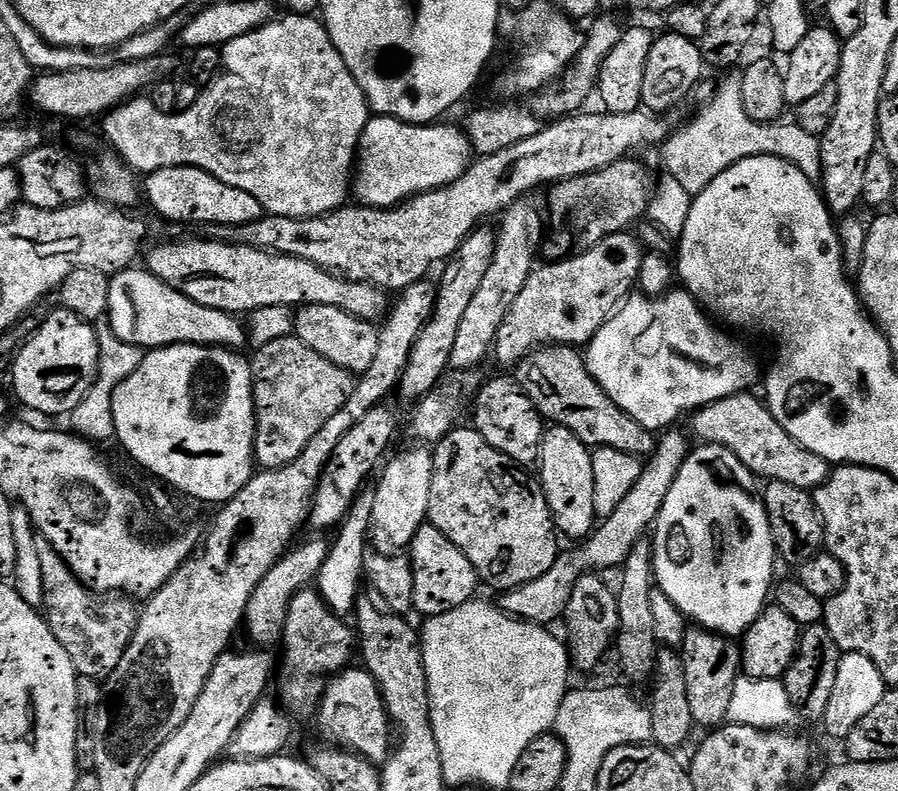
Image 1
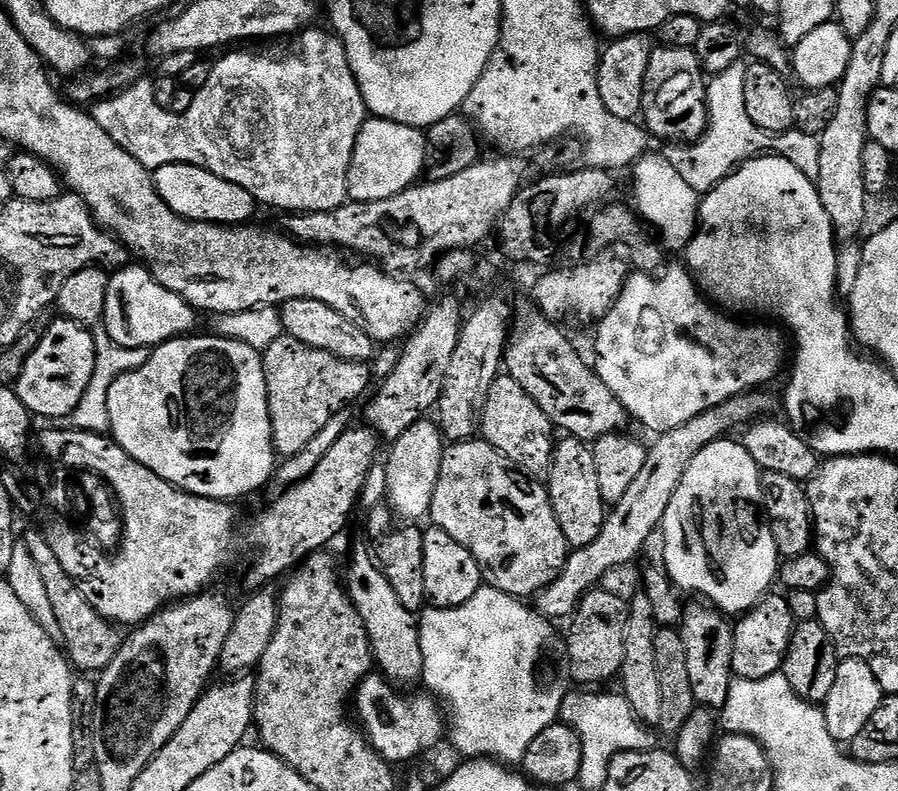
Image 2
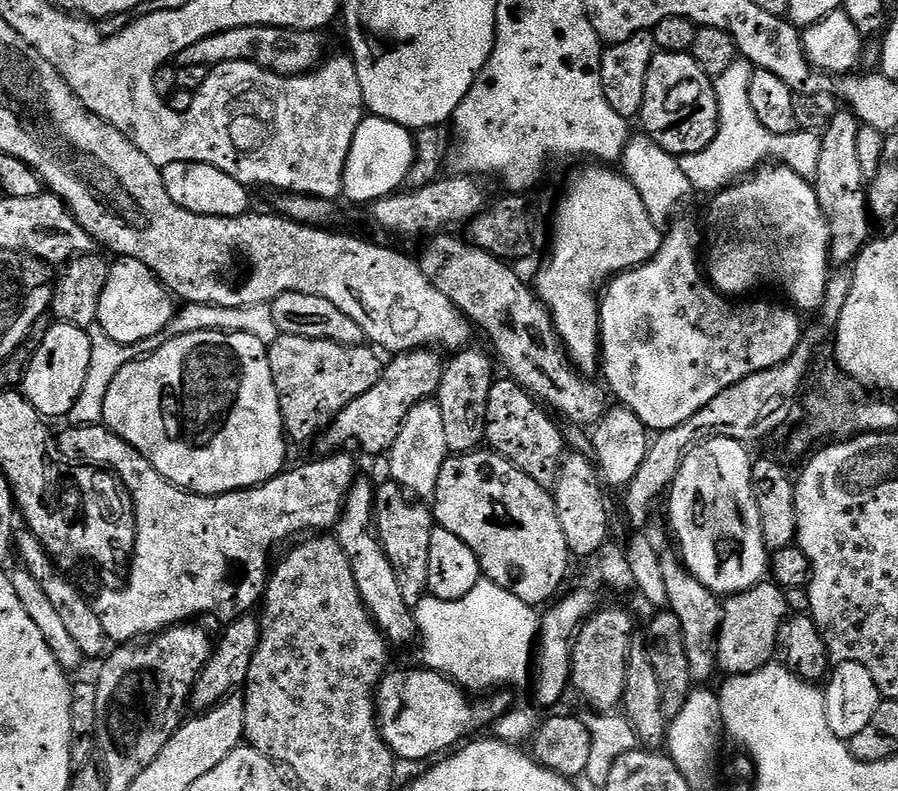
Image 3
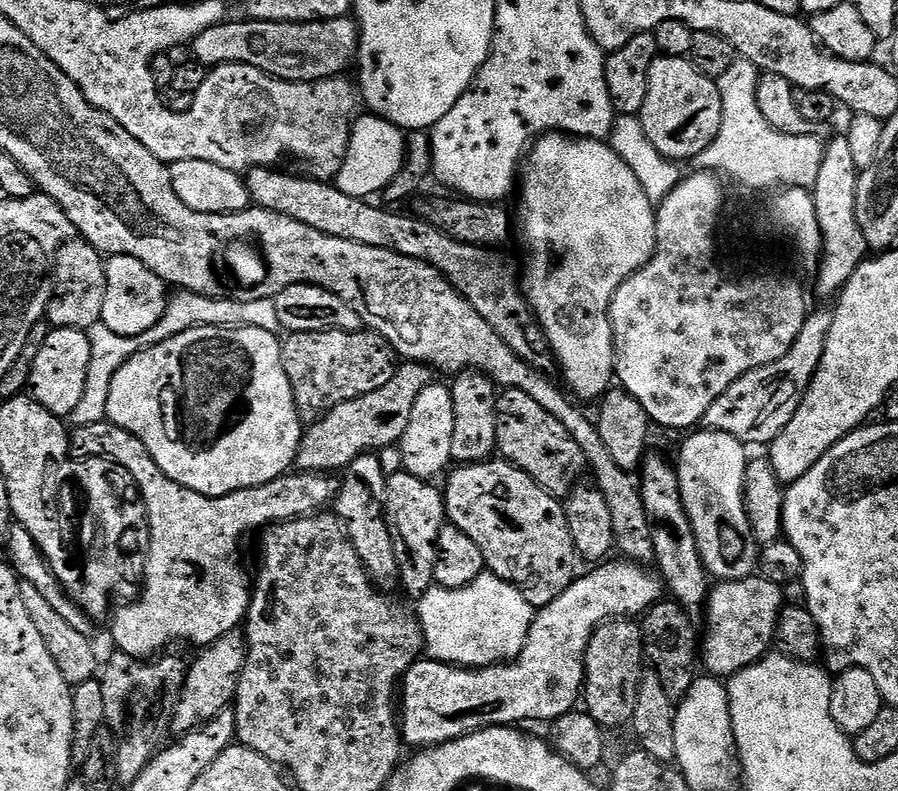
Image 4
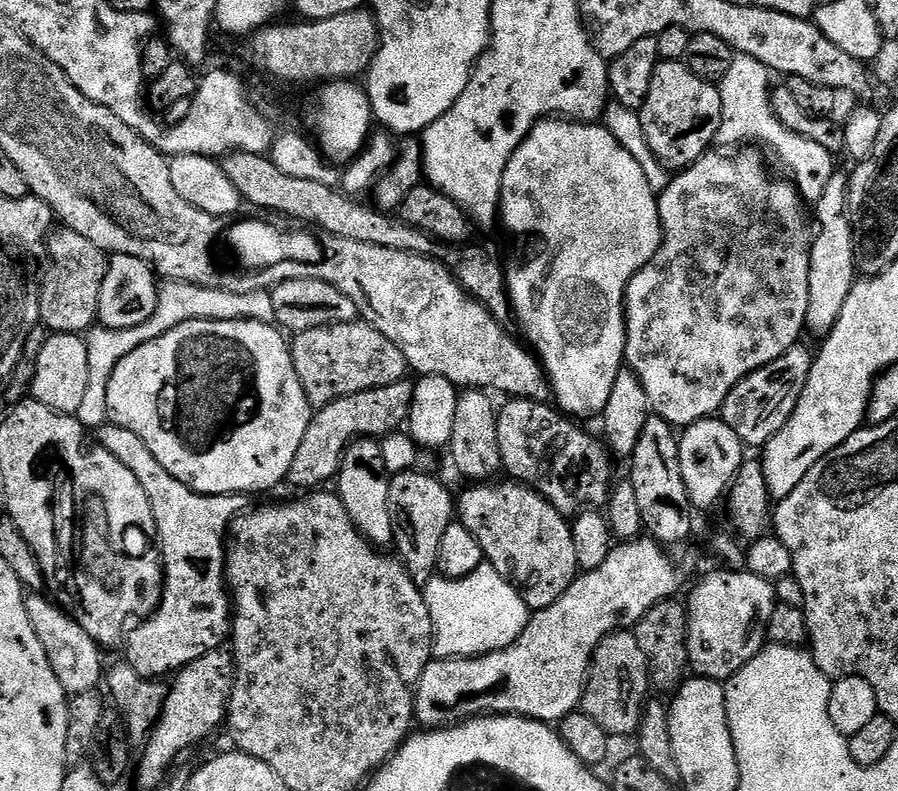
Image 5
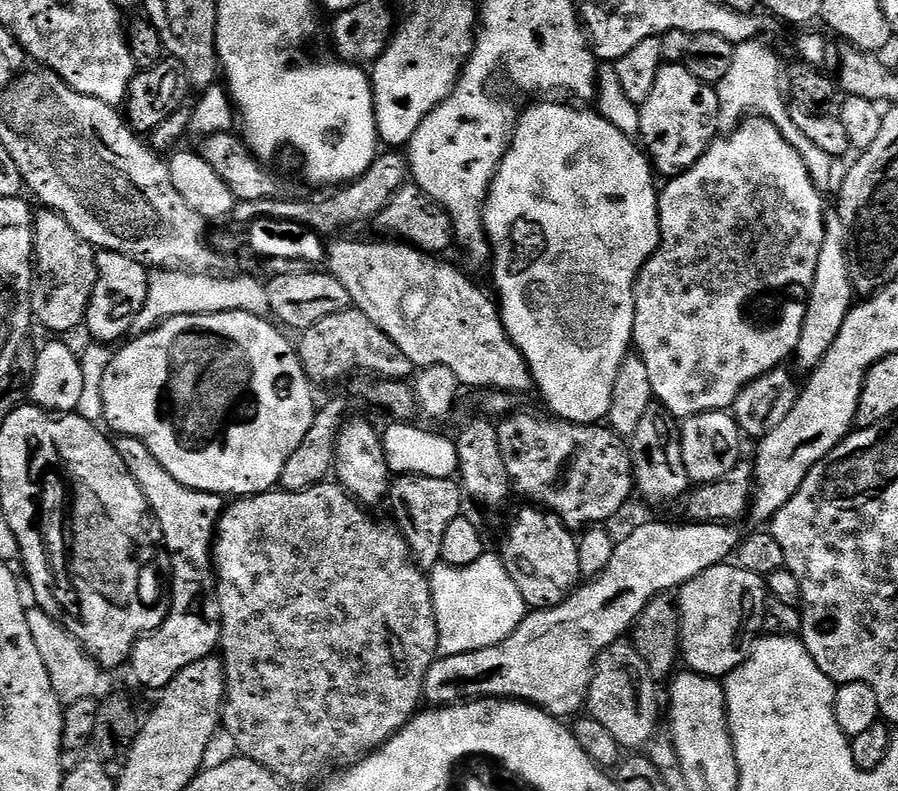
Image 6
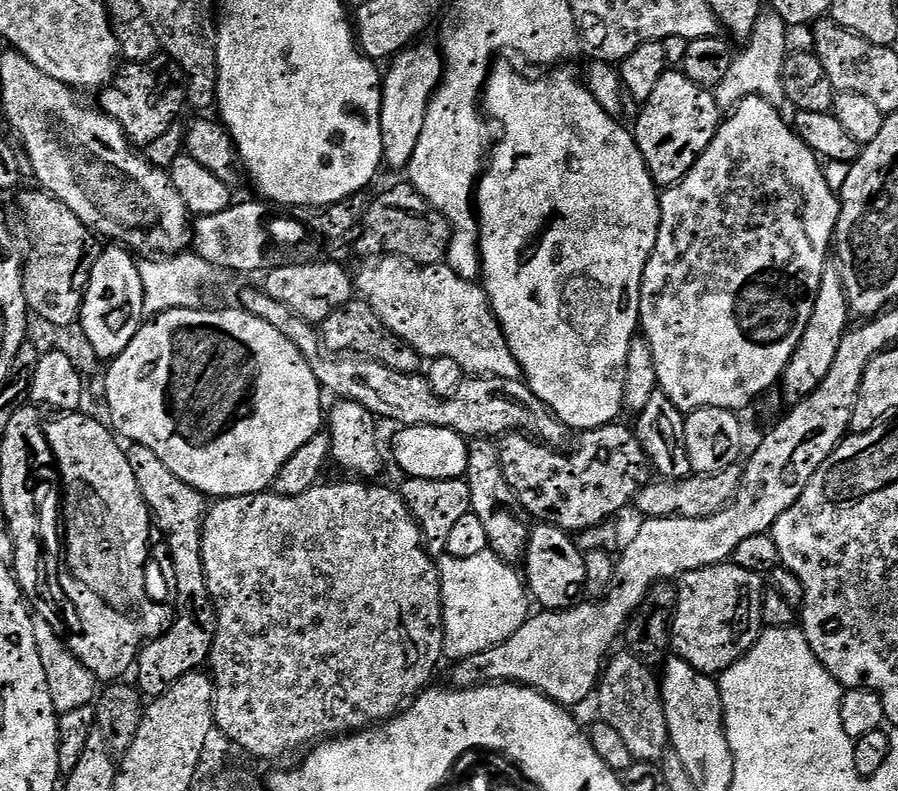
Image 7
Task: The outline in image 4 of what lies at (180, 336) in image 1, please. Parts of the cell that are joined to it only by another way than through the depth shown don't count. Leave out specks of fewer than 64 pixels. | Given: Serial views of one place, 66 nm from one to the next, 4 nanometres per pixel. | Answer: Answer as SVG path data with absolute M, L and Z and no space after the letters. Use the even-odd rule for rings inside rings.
M110 256L107 257L106 263L108 273L102 306L102 323L110 326L112 334L123 336L137 336L150 330L150 326L154 326L154 322L162 318L164 308L168 305L169 293L164 281L159 280L138 258Z

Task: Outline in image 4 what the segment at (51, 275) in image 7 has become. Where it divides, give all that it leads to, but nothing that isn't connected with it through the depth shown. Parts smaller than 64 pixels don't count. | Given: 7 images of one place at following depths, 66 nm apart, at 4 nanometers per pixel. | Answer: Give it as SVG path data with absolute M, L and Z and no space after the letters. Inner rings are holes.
M77 238L60 245L54 261L54 283L48 297L46 319L49 325L52 328L87 330L90 326L101 323L107 273L105 257L88 241Z

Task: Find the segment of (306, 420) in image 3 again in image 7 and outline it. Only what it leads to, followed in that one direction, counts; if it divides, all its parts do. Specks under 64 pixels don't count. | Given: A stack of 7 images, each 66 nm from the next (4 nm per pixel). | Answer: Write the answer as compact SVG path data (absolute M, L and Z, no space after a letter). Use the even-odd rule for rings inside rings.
M353 298L349 304L334 310L330 318L326 318L319 325L318 331L322 337L322 344L332 354L355 354L367 356L376 360L382 366L399 372L419 373L422 368L422 358L398 334L394 334L374 314L372 307L364 300Z

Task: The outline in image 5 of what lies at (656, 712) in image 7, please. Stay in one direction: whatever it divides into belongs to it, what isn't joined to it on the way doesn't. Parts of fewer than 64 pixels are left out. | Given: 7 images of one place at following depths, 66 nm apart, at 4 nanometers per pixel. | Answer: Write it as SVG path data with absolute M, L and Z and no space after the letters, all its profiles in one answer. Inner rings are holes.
M635 631L610 633L592 655L588 684L584 688L584 697L580 699L580 708L587 716L594 718L594 722L598 722L598 726L602 726L602 730L606 730L609 737L635 737L639 733L644 706L649 699L648 663L646 654L642 654L642 646L638 646Z

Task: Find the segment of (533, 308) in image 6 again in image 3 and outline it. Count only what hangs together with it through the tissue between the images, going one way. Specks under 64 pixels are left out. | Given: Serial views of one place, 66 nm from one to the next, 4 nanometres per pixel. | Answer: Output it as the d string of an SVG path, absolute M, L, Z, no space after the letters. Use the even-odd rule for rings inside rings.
M608 166L580 168L568 180L568 189L556 208L556 221L550 224L550 244L552 249L544 260L544 265L536 272L534 291L552 315L552 324L560 335L569 360L579 371L592 374L597 371L600 360L600 300L595 288L607 285L613 276L627 272L629 268L639 268L661 249L665 231L656 228L647 213L646 205L638 190L619 171L611 172Z

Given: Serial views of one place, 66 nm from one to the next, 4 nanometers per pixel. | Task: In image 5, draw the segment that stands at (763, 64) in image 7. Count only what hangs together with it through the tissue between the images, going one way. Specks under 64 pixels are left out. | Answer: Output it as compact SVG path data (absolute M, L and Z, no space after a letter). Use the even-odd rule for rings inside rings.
M733 55L730 70L726 70L726 74L718 81L722 98L722 122L716 135L716 144L724 150L732 150L737 146L769 148L773 158L789 172L785 173L800 191L800 196L809 205L815 206L818 198L822 198L833 173L837 171L838 164L832 161L835 160L834 153L826 150L826 146L818 146L818 142L810 142L810 138L794 134L794 130L787 128L774 114L772 80L773 73L769 72L766 66L762 66L762 62L749 56Z

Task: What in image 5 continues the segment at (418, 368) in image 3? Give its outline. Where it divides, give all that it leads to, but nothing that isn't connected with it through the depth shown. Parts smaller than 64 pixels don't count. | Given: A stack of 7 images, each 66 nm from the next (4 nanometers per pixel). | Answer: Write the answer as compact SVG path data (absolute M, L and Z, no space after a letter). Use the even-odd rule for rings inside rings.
M405 378L385 388L371 388L323 405L313 415L310 426L306 426L306 434L294 453L294 462L290 462L287 483L304 488L300 490L323 489L327 480L332 482L339 477L344 452L353 440L383 438L399 433L405 427L408 412L412 408L413 387L413 381Z

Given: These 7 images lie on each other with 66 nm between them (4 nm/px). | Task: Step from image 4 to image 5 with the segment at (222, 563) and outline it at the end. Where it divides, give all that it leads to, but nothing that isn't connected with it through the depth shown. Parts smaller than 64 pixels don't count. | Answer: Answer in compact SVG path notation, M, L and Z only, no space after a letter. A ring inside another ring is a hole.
M109 422L95 429L94 436L99 447L114 454L142 482L142 490L146 490L154 510L155 539L162 561L162 595L156 611L127 633L123 648L128 655L126 662L135 672L147 680L168 678L194 662L194 658L202 658L202 654L229 643L234 608L226 583L226 541L236 517L245 511L245 497L204 496L195 492L174 478L150 454L150 446L138 434L126 430L126 426Z

